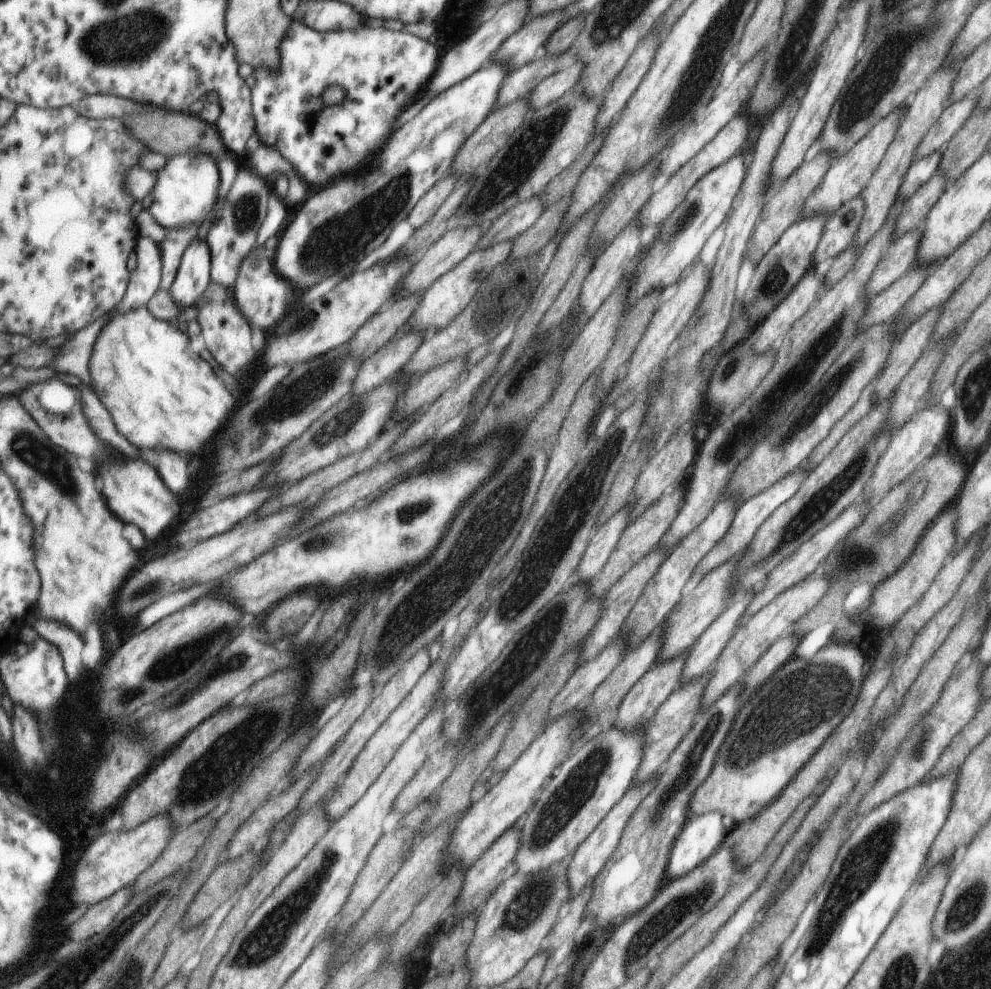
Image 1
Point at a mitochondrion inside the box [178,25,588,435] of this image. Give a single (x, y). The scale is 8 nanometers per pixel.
(342, 240)

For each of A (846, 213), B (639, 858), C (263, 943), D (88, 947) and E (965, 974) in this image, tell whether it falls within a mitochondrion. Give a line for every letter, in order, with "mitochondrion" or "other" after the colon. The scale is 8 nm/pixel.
A: other
B: other
C: mitochondrion
D: other
E: other

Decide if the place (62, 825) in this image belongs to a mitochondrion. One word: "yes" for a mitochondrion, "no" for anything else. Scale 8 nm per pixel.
no

